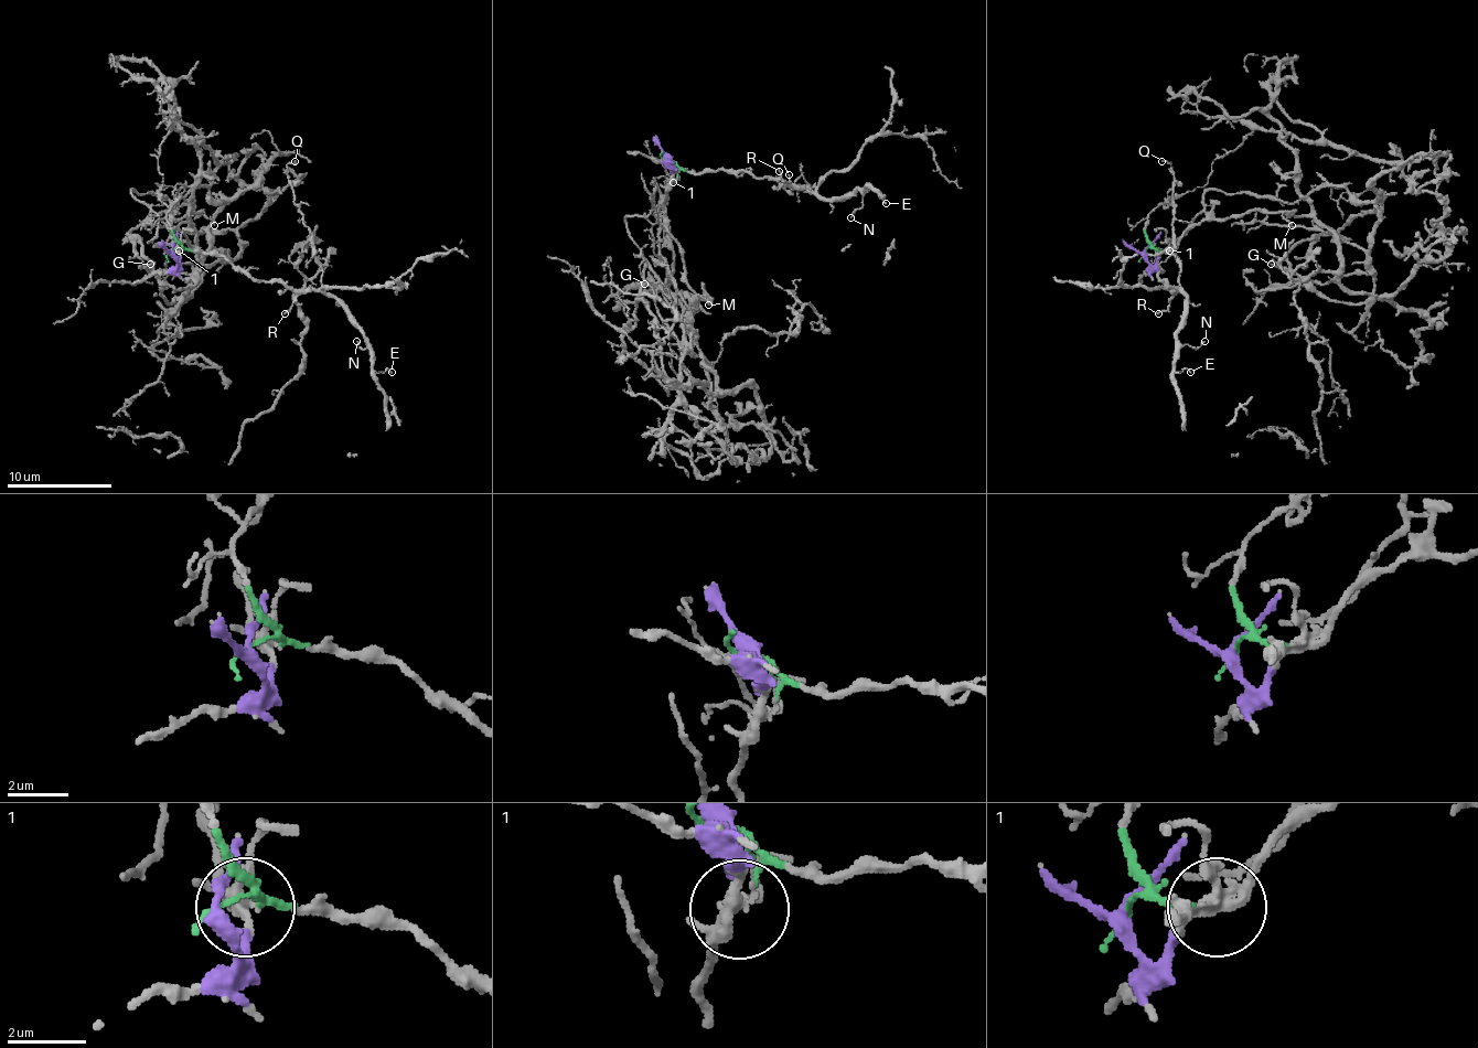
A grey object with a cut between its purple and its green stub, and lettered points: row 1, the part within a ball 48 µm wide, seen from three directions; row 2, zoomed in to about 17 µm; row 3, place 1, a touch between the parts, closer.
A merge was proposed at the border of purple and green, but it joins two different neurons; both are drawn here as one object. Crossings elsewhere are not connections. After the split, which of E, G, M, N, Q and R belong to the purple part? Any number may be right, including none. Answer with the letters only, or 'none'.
G, M

